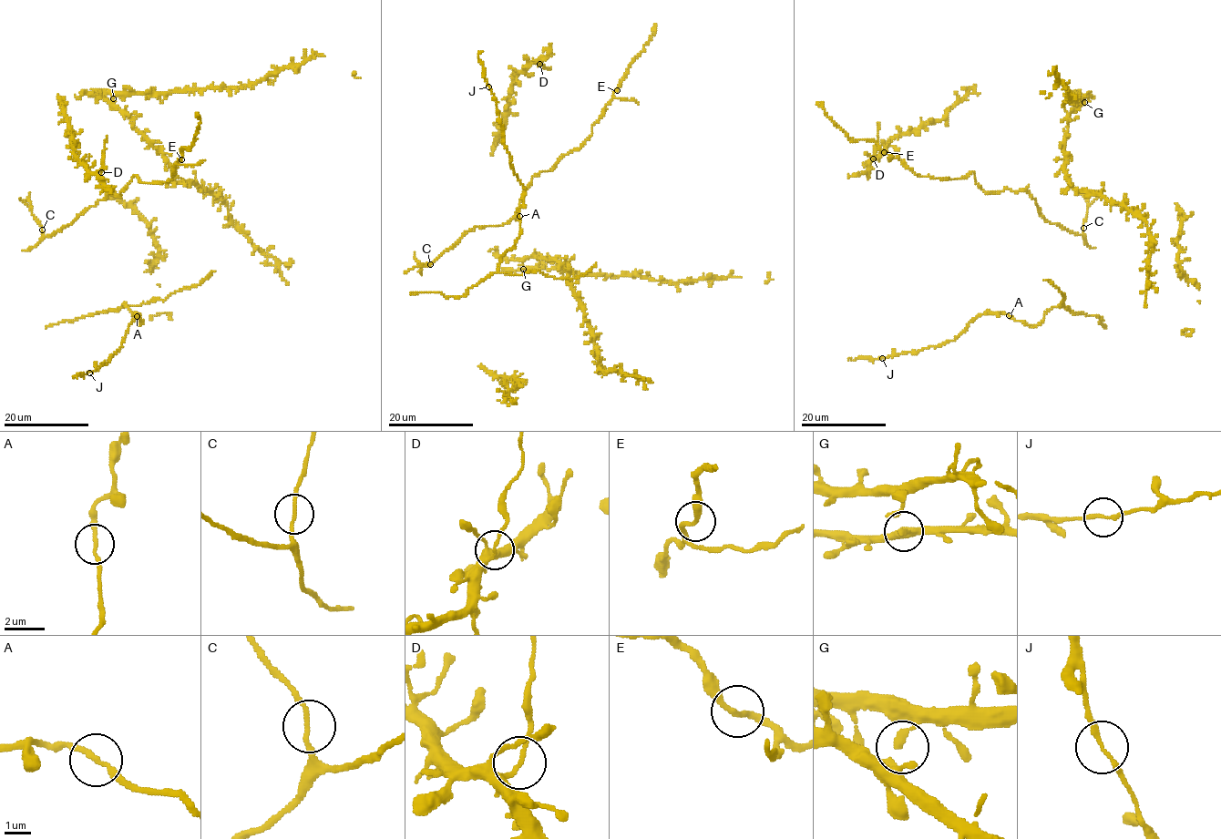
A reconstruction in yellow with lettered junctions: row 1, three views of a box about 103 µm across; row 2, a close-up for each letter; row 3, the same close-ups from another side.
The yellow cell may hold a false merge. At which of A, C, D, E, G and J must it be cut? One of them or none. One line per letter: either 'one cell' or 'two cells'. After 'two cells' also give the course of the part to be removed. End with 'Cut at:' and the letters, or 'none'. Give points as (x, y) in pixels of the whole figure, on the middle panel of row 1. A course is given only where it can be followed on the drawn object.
A: one cell
C: one cell
D: two cells; course (540, 64), (545, 69), (551, 68)
E: one cell
G: one cell
J: one cell
Cut at: D

